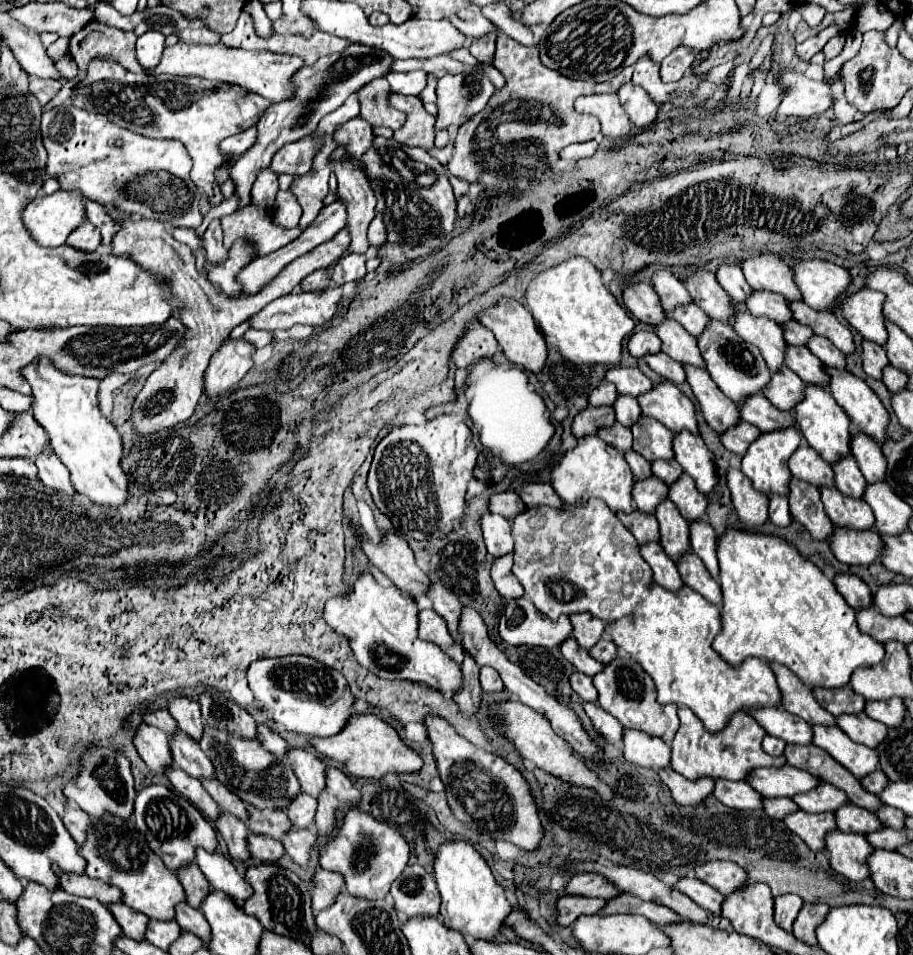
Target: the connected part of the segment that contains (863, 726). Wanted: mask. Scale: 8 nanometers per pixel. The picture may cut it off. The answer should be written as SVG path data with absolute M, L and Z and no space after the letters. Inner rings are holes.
M843 714L837 718L837 726L857 744L867 748L877 748L887 734L887 726L871 720L867 714Z

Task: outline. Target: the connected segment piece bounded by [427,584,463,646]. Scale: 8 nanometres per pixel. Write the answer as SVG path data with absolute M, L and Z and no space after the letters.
M433 584L427 596L433 600L433 610L435 610L441 618L445 618L447 628L449 628L449 634L459 642L459 646L463 646L461 632L459 632L459 622L461 622L463 604L459 602L459 598L453 596L453 592L447 590L447 588L441 586L441 584Z

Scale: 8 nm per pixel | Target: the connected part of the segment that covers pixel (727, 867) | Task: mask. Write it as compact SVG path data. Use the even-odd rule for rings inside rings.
M707 862L705 866L697 866L695 876L725 896L747 882L745 870L735 862Z

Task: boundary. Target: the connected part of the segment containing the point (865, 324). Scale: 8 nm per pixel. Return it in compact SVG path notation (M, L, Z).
M869 288L859 290L853 296L843 300L843 316L847 322L869 342L885 346L887 328L883 316L885 296L881 292L873 292Z

